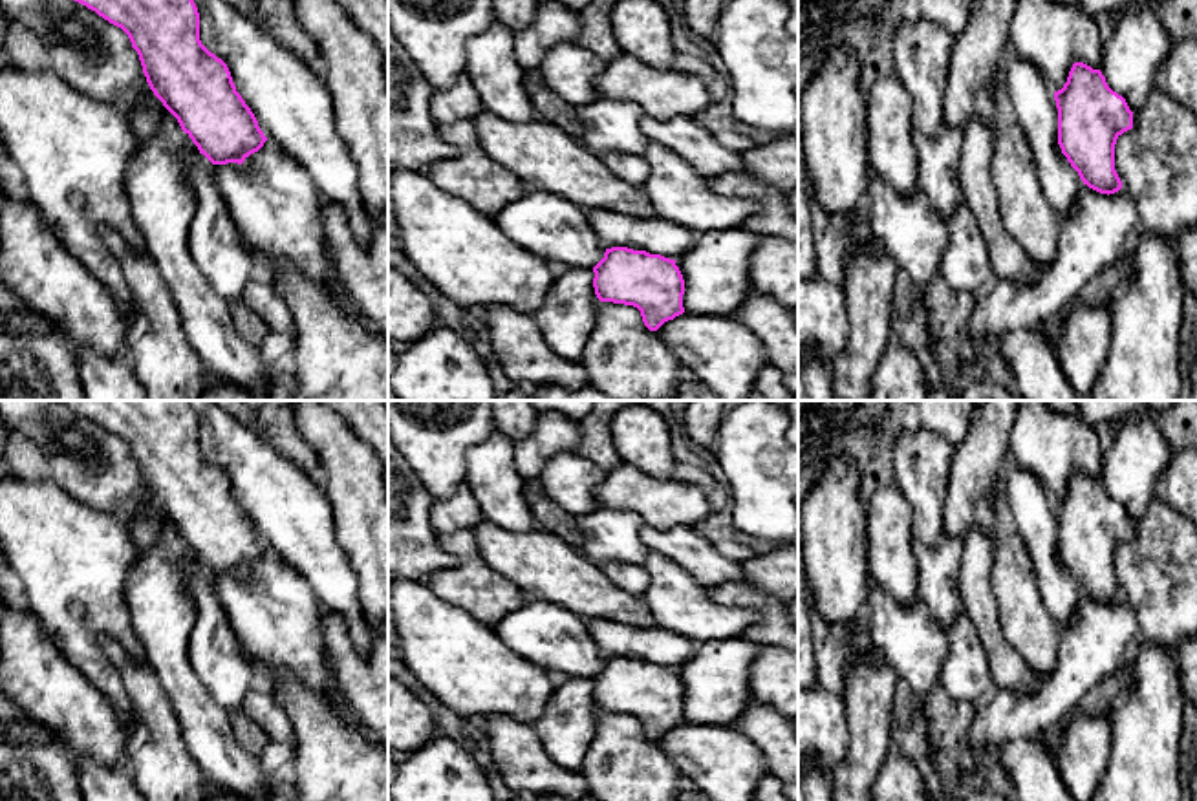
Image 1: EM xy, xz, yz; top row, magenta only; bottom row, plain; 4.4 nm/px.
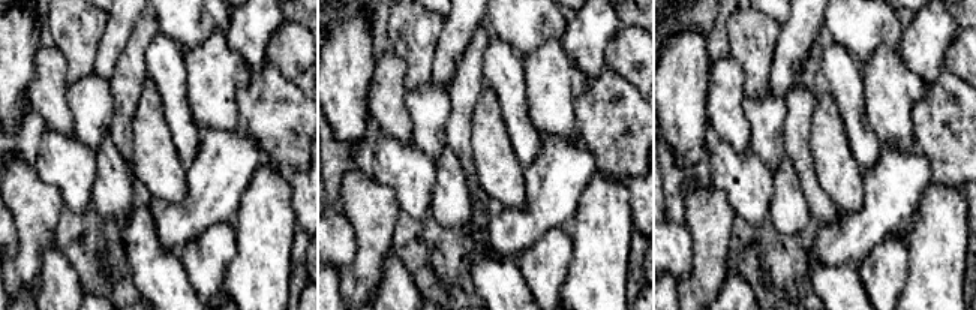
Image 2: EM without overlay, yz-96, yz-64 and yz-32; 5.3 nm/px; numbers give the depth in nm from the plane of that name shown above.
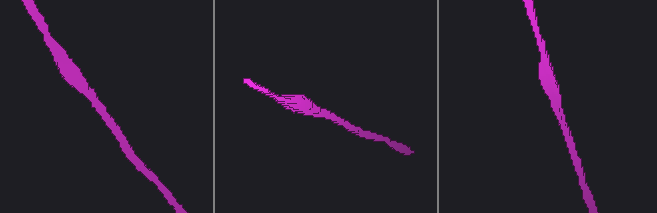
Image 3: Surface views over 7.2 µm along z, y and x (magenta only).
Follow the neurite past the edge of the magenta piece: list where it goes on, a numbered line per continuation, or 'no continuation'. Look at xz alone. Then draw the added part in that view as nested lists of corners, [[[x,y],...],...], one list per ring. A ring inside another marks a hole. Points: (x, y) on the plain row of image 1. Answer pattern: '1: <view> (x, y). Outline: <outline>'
1: xz (654, 644). Outline: [[[584,620],[604,658],[628,657],[675,669],[686,664],[699,644],[659,625],[633,627],[615,620]]]

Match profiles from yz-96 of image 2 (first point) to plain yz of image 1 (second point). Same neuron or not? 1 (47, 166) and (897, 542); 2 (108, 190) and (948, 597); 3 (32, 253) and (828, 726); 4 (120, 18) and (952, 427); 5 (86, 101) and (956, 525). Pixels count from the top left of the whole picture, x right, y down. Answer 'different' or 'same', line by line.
1: different
2: different
3: different
4: different
5: different

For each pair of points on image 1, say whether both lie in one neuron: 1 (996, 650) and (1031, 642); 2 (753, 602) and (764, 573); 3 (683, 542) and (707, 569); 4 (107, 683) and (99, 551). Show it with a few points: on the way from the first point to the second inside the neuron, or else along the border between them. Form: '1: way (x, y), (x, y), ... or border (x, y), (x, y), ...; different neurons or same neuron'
1: border (996, 606), (1002, 635), (1035, 675); different neurons
2: border (744, 580), (778, 600); different neurons
3: way (689, 549), (701, 562); same neuron
4: way (88, 650), (88, 584); same neuron

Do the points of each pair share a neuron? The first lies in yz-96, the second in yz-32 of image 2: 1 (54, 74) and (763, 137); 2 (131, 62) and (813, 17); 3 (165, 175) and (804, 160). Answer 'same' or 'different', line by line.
1: different
2: different
3: different

